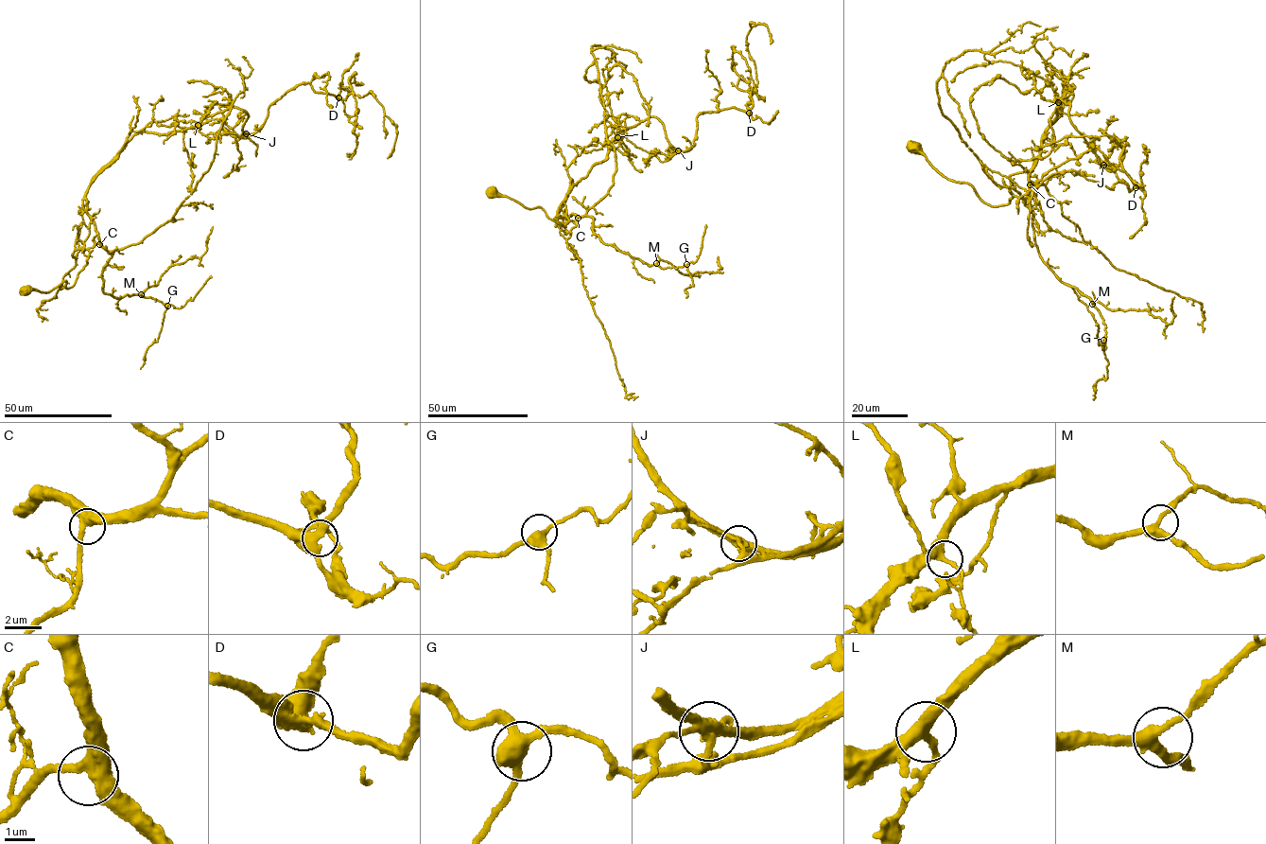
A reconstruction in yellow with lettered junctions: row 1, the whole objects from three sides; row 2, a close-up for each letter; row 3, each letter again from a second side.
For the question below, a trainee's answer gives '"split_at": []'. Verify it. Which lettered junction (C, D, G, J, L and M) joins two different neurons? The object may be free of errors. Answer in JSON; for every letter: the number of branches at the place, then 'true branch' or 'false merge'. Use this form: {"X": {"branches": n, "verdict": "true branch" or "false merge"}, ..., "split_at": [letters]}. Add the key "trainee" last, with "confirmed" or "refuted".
{"C": {"branches": 3, "verdict": "true branch"}, "D": {"branches": 3, "verdict": "true branch"}, "G": {"branches": 3, "verdict": "true branch"}, "J": {"branches": 3, "verdict": "false merge"}, "L": {"branches": 3, "verdict": "true branch"}, "M": {"branches": 3, "verdict": "true branch"}, "split_at": ["J"], "trainee": "refuted"}

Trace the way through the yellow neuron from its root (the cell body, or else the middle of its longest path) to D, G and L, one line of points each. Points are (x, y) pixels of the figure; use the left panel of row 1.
D: (24, 292), (74, 285), (87, 188), (134, 134), (234, 107), (254, 132), (306, 83), (338, 97)
G: (24, 292), (48, 292), (64, 281), (72, 287), (87, 263), (92, 221), (112, 254), (103, 291), (167, 306)
L: (24, 292), (74, 285), (88, 257), (82, 253), (91, 219), (87, 188), (134, 134), (198, 125)

